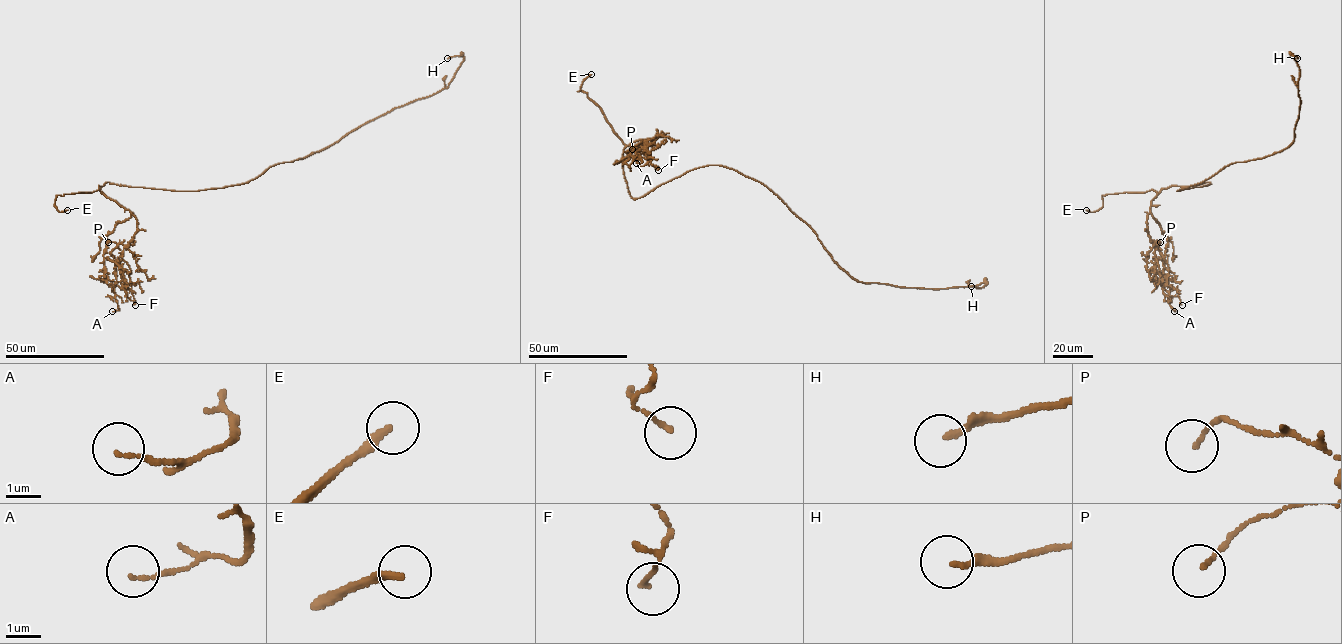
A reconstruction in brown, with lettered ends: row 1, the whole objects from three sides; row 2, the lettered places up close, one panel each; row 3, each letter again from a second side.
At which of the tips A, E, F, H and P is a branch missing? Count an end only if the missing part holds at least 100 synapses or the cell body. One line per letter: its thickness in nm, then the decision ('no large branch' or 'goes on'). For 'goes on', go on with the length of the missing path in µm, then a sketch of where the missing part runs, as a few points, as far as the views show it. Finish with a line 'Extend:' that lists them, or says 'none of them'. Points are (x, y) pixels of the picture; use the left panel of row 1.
A: 100 nm | no large branch
E: 240 nm | goes on | 35 µm
F: 140 nm | no large branch
H: 180 nm | no large branch
P: 100 nm | no large branch
Extend: E

